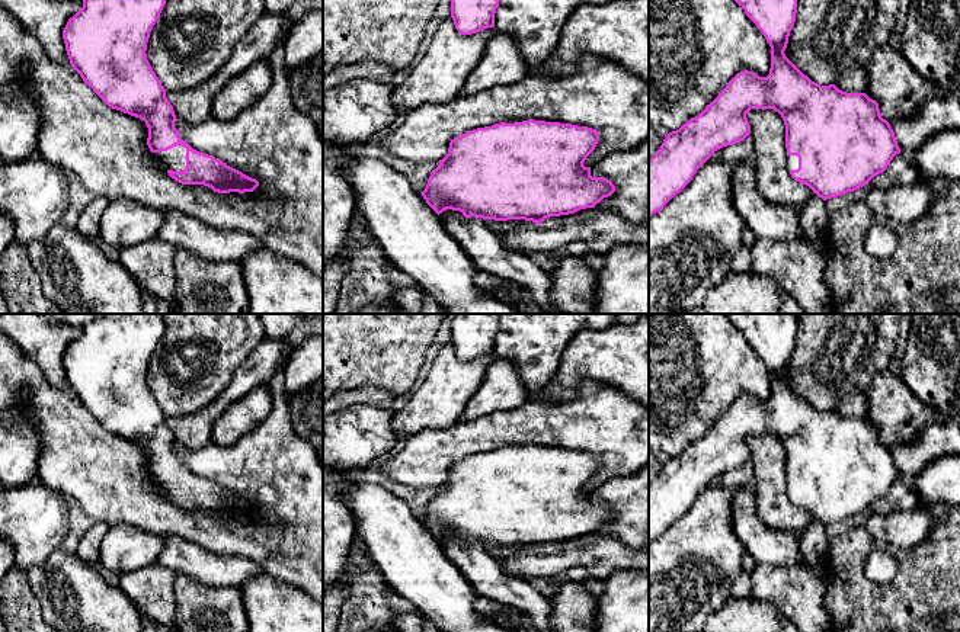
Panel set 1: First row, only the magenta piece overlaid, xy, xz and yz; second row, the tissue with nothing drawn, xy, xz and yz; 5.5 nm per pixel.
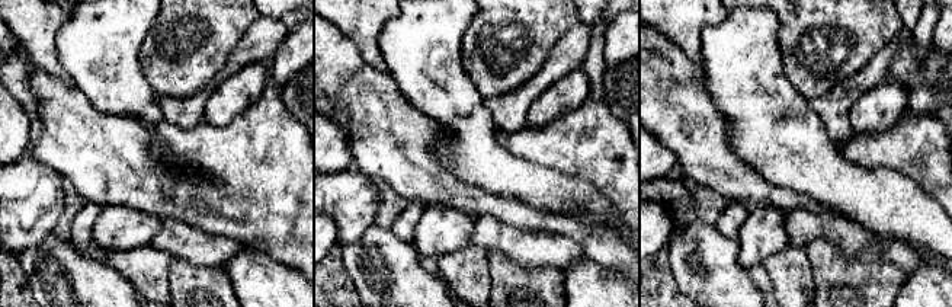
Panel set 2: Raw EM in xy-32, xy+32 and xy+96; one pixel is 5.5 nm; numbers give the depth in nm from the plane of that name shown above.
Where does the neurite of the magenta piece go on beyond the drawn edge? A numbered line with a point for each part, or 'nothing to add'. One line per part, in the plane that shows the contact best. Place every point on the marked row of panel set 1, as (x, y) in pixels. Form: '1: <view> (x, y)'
1: xy (175, 159)

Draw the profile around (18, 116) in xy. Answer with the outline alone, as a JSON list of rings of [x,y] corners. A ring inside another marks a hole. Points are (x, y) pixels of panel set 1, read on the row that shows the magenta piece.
[[[20,89],[13,99],[0,94],[0,161],[13,164],[32,157],[38,147],[38,110]]]

